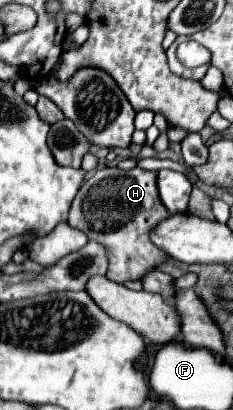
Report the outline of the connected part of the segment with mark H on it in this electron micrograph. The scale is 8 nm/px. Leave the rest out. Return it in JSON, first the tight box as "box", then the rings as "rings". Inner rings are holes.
{"box":[67,165,175,283],"rings":[[[105,165],[85,179],[77,197],[73,199],[67,223],[71,227],[87,233],[89,239],[97,239],[101,245],[105,245],[105,249],[109,251],[107,277],[111,281],[125,283],[125,281],[133,281],[133,279],[143,279],[145,271],[159,267],[159,265],[169,261],[169,255],[159,251],[159,247],[153,247],[153,241],[149,239],[149,231],[153,231],[153,227],[157,227],[157,223],[161,223],[161,219],[165,219],[165,215],[175,215],[159,199],[157,174],[157,171],[145,171],[145,169],[139,169],[139,167],[135,167],[131,171],[121,171],[119,167]]]}

